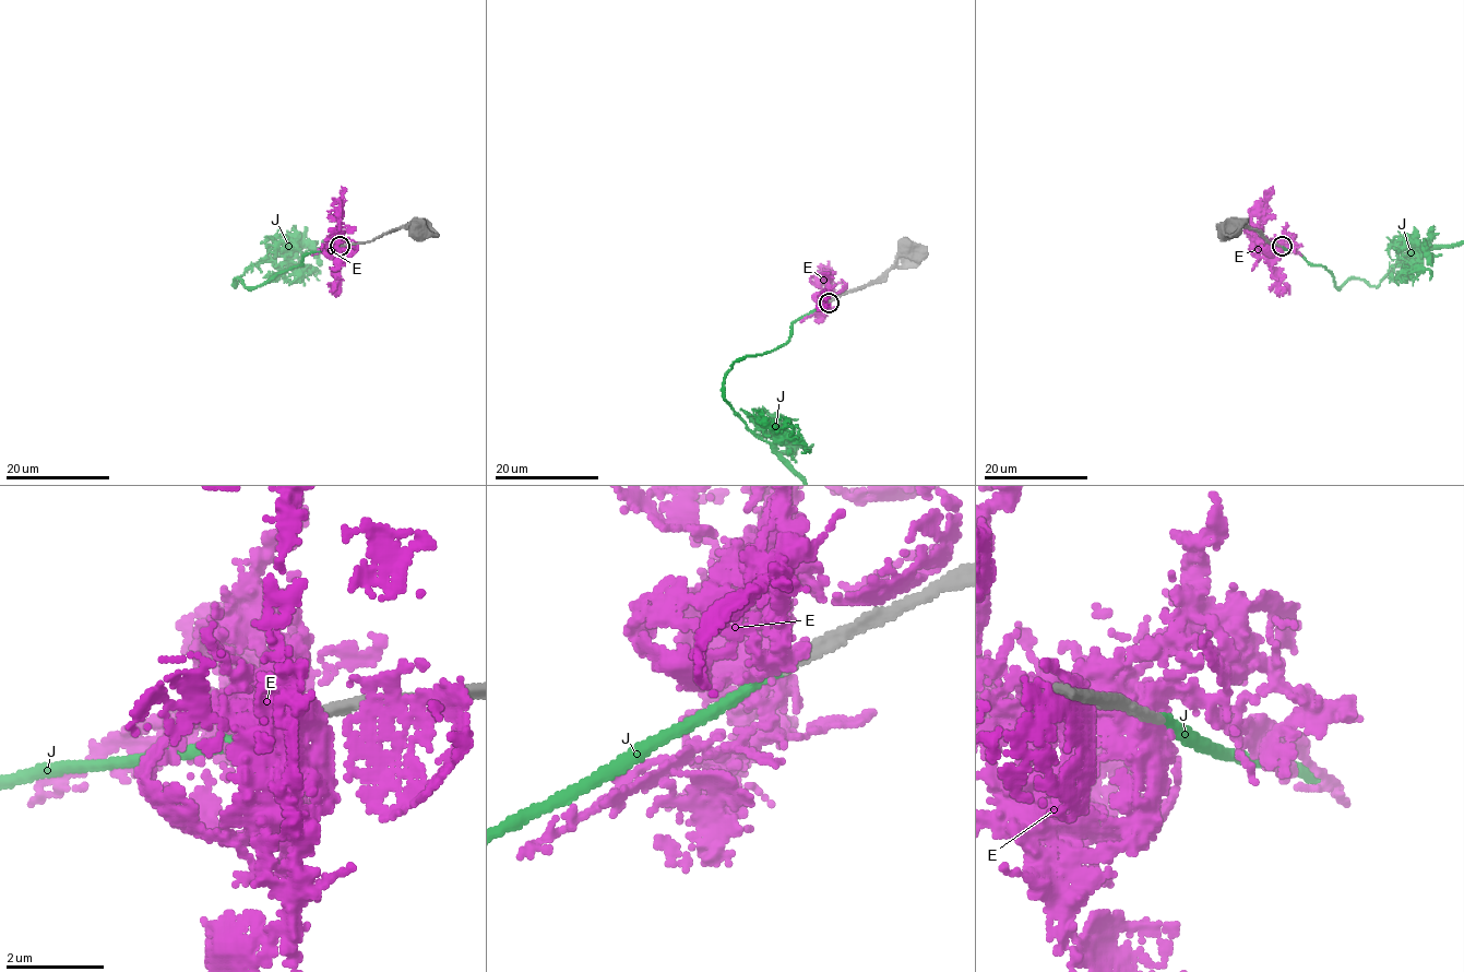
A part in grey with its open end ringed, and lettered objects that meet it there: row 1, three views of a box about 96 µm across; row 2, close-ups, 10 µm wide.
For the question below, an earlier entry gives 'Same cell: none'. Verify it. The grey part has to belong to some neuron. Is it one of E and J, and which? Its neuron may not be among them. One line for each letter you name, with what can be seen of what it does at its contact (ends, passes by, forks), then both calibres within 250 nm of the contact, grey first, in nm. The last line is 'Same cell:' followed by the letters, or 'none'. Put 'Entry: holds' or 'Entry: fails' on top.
Entry: holds
Same cell: none

